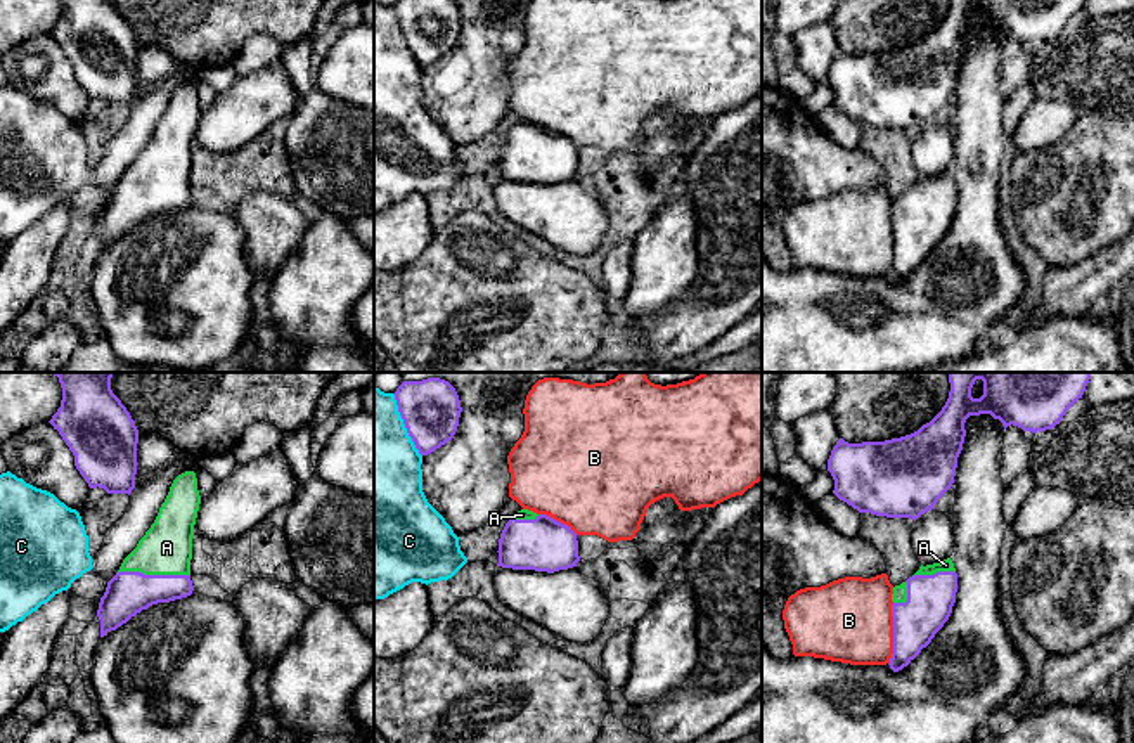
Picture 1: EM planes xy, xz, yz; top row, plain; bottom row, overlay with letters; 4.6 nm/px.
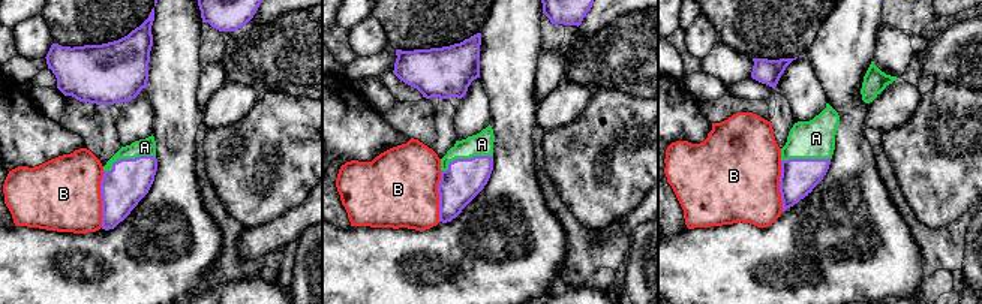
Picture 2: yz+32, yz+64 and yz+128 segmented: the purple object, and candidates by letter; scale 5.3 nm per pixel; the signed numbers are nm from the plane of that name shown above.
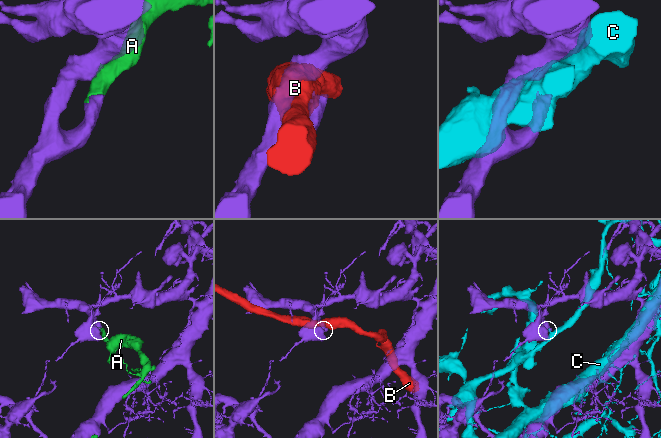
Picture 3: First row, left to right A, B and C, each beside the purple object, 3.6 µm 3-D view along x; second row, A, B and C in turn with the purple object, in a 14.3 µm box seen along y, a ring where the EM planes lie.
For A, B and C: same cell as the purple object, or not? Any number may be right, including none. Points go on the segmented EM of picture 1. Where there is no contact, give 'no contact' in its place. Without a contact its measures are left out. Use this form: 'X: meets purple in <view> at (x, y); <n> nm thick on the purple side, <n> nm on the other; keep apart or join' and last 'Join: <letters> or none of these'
A: meets purple in xy at (154, 575); 200 nm thick on the purple side, 240 nm on the other; join
B: meets purple in yz at (894, 634); 220 nm thick on the purple side, 400 nm on the other; keep apart
C: meets purple in xz at (404, 423); 280 nm thick on the purple side, 420 nm on the other; keep apart
Join: A

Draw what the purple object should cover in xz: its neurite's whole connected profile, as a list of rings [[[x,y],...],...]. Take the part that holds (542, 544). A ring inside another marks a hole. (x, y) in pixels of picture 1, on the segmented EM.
[[[518,511],[499,539],[497,566],[554,573],[577,566],[577,533],[547,514]]]

